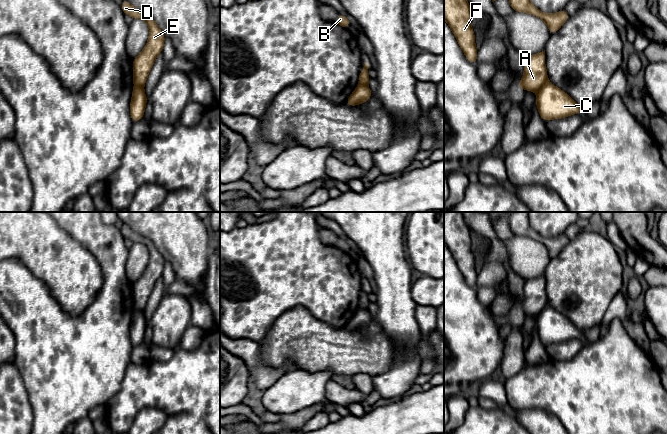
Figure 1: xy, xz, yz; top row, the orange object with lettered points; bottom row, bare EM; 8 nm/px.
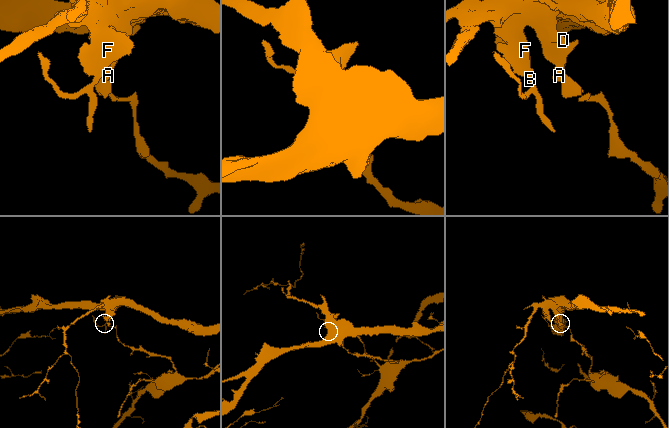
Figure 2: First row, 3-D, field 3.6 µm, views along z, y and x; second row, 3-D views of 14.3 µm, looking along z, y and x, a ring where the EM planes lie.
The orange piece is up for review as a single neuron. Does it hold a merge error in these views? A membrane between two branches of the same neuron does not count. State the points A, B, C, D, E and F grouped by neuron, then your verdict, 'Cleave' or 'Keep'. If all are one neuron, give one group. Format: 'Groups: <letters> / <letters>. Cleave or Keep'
Groups: A B D E F / C. Cleave

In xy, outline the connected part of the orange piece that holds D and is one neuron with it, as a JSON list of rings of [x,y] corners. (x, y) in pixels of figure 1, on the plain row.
[[[123,224],[121,232],[124,238],[133,243],[144,244],[149,251],[149,263],[146,270],[138,280],[132,283],[134,309],[144,311],[156,281],[162,276],[166,261],[151,240],[141,236],[128,225]]]

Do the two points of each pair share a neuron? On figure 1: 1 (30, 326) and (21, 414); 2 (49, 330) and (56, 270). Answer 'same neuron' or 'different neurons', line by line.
1: different neurons
2: different neurons

